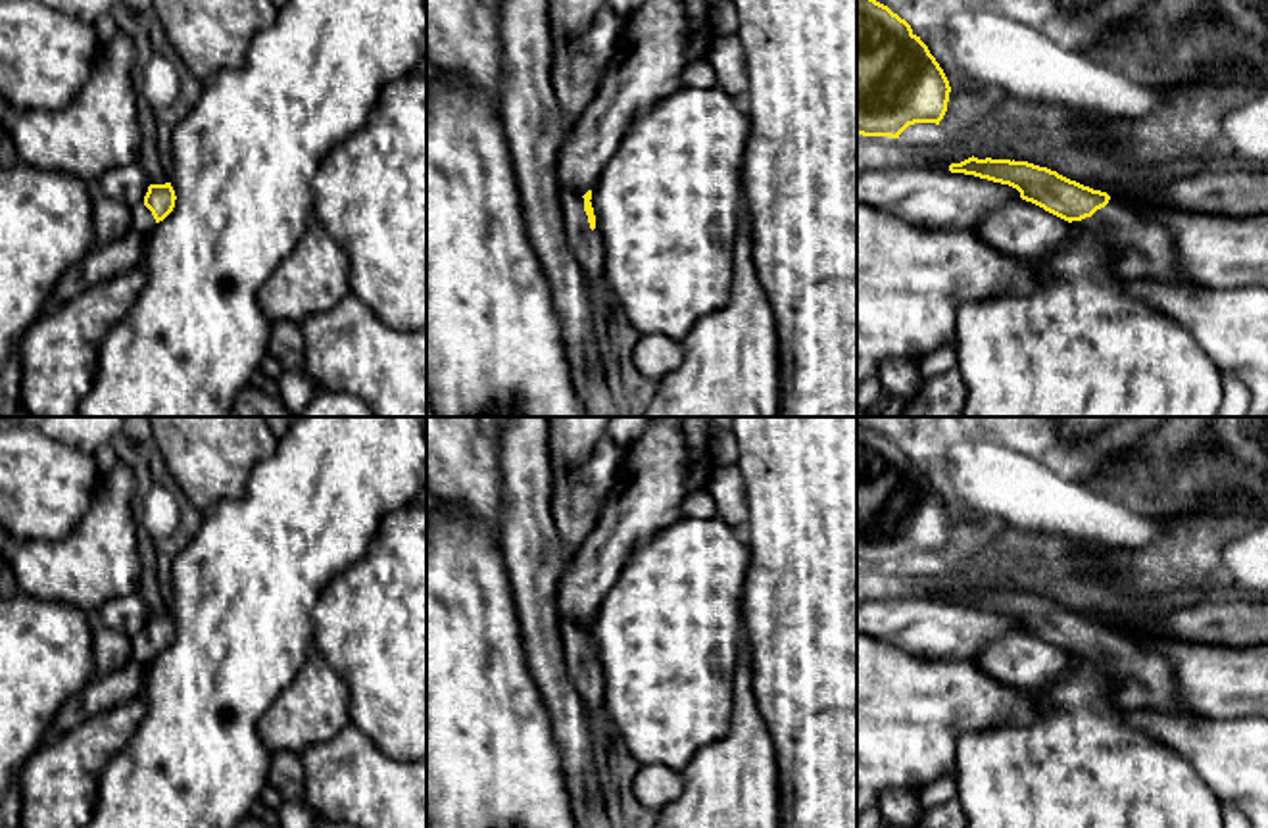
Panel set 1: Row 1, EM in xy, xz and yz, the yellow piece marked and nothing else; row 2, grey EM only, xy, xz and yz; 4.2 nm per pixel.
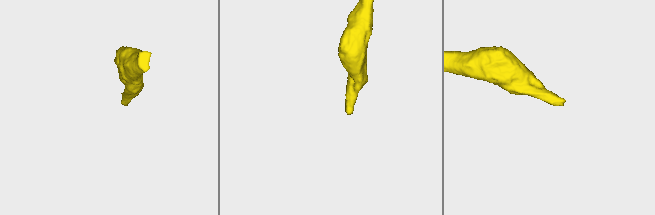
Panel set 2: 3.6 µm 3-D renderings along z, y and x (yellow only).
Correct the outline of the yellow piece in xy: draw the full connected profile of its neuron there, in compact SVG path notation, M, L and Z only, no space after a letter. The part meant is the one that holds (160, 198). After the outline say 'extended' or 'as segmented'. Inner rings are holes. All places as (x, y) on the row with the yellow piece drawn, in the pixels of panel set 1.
M171 183L150 184L144 202L133 207L133 229L148 236L173 211L175 200Z | extended

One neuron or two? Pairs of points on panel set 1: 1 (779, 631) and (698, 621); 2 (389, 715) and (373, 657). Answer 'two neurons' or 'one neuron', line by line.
1: two neurons
2: one neuron

